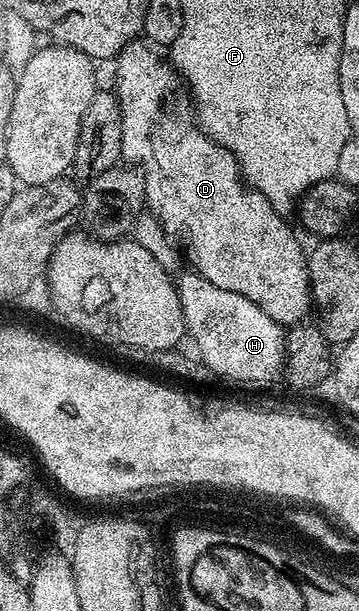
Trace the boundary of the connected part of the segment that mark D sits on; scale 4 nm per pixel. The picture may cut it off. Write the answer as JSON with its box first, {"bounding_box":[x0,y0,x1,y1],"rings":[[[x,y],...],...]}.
{"bounding_box":[115,41,315,324],"rings":[[[134,41],[128,43],[115,59],[115,90],[121,103],[123,121],[121,154],[125,157],[130,155],[141,162],[147,207],[154,211],[150,212],[165,234],[183,248],[184,258],[186,255],[193,262],[190,263],[192,270],[211,281],[211,285],[219,285],[219,289],[227,289],[247,297],[247,301],[255,301],[255,305],[259,305],[259,309],[263,309],[263,313],[267,313],[267,317],[276,323],[300,324],[304,320],[301,318],[311,311],[315,303],[313,290],[309,287],[306,248],[301,248],[296,233],[281,220],[284,219],[282,212],[273,207],[271,201],[267,201],[262,191],[253,190],[245,182],[236,157],[204,131],[191,125],[191,103],[178,72],[168,58],[160,59],[156,50],[153,52],[148,49],[153,50],[144,42]]]}

